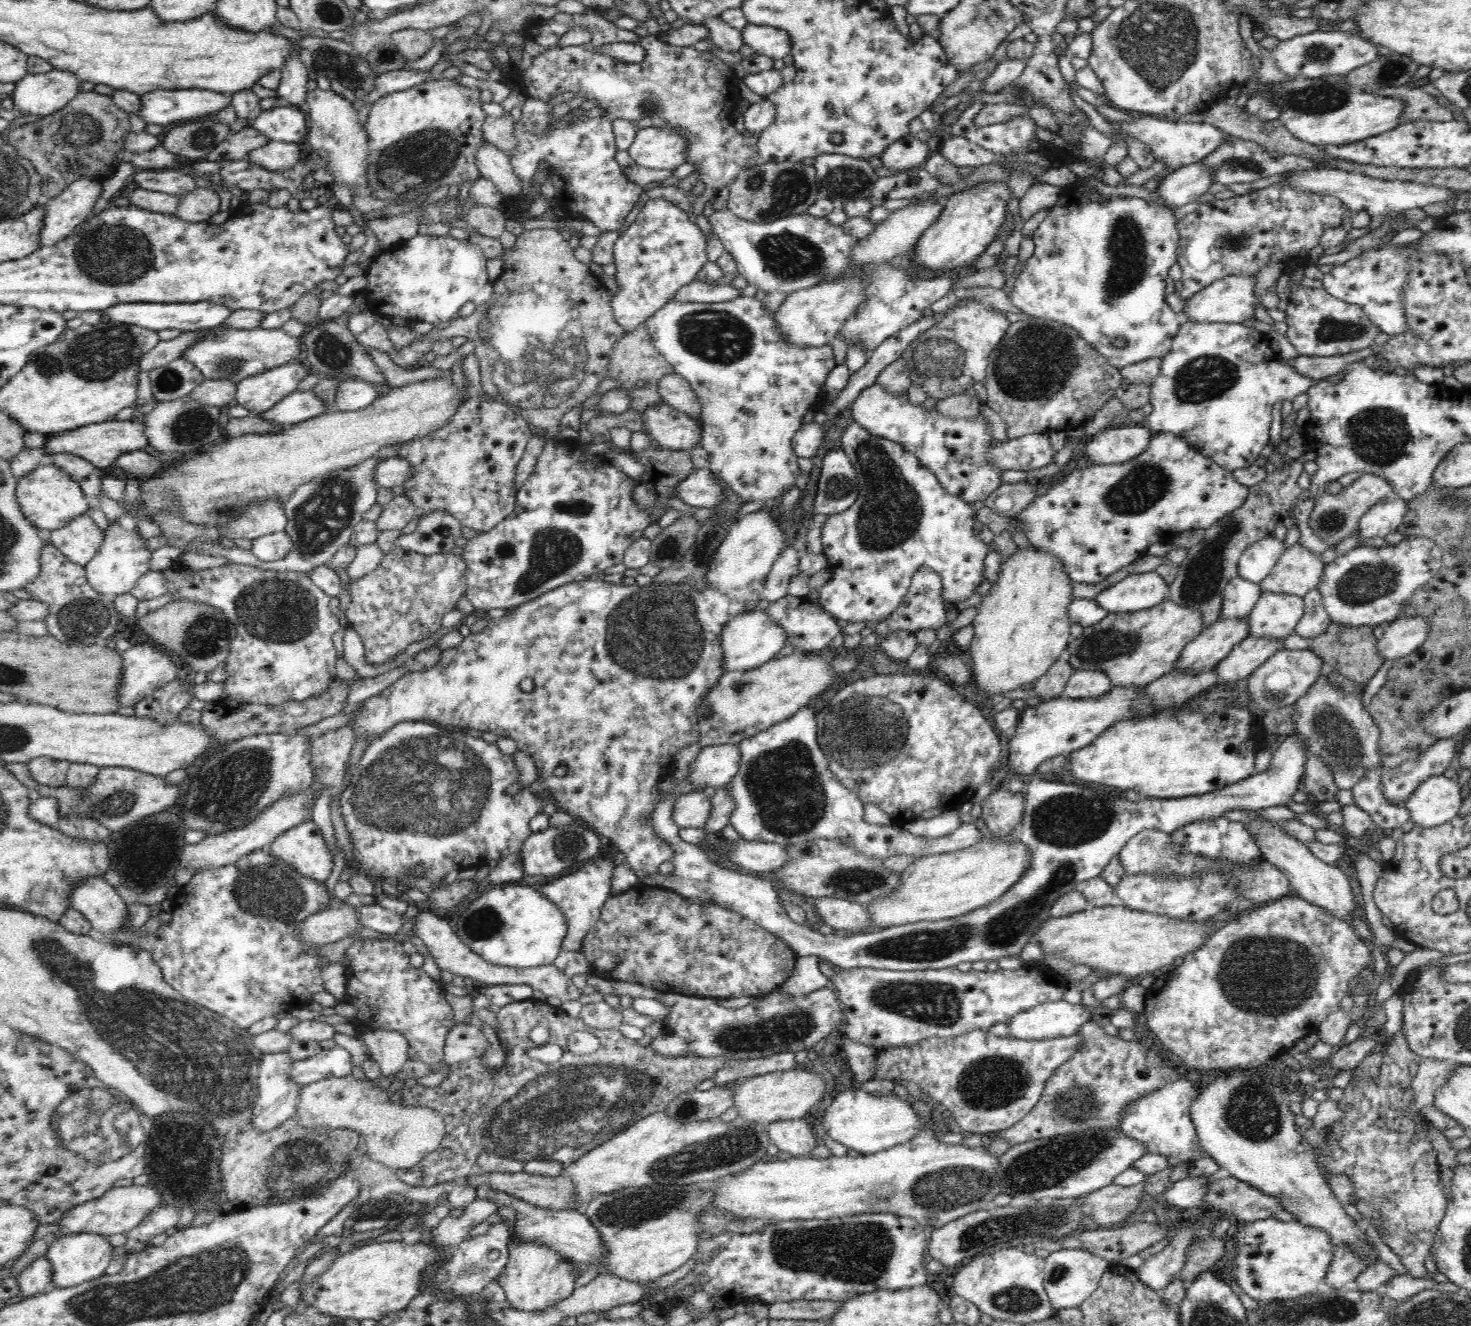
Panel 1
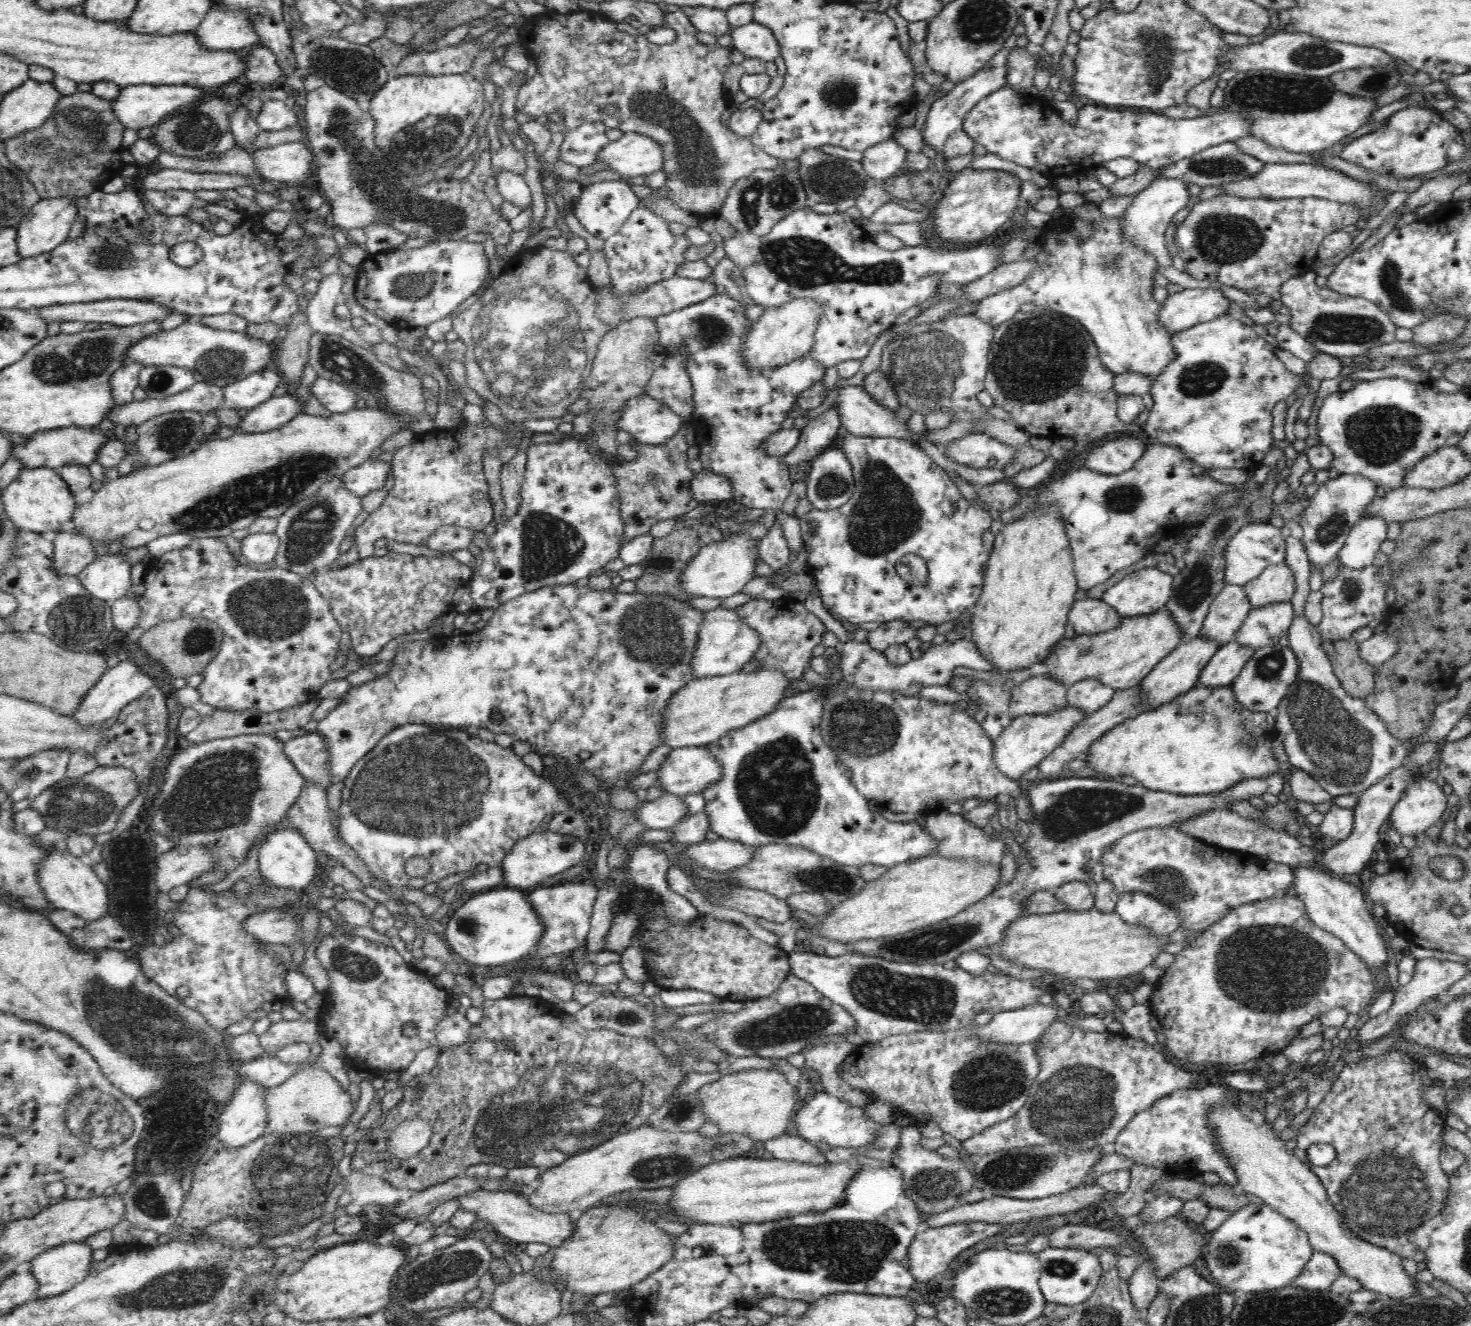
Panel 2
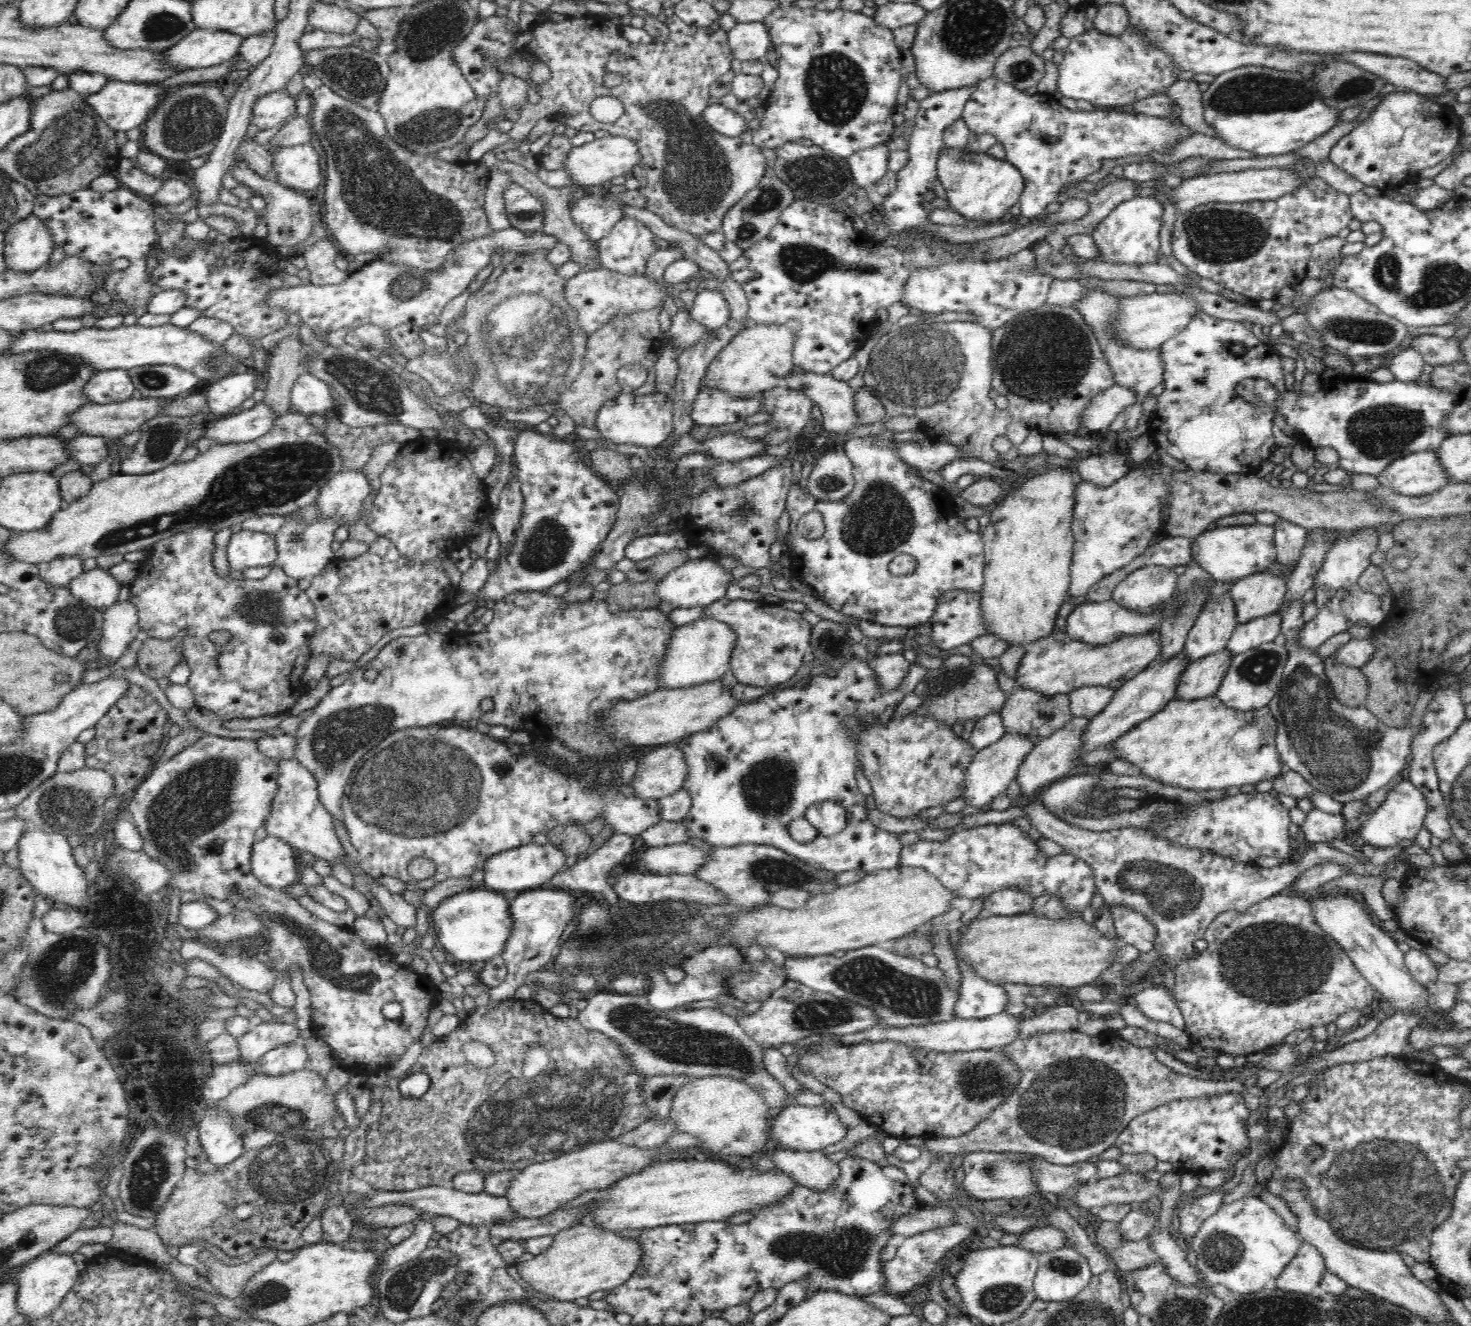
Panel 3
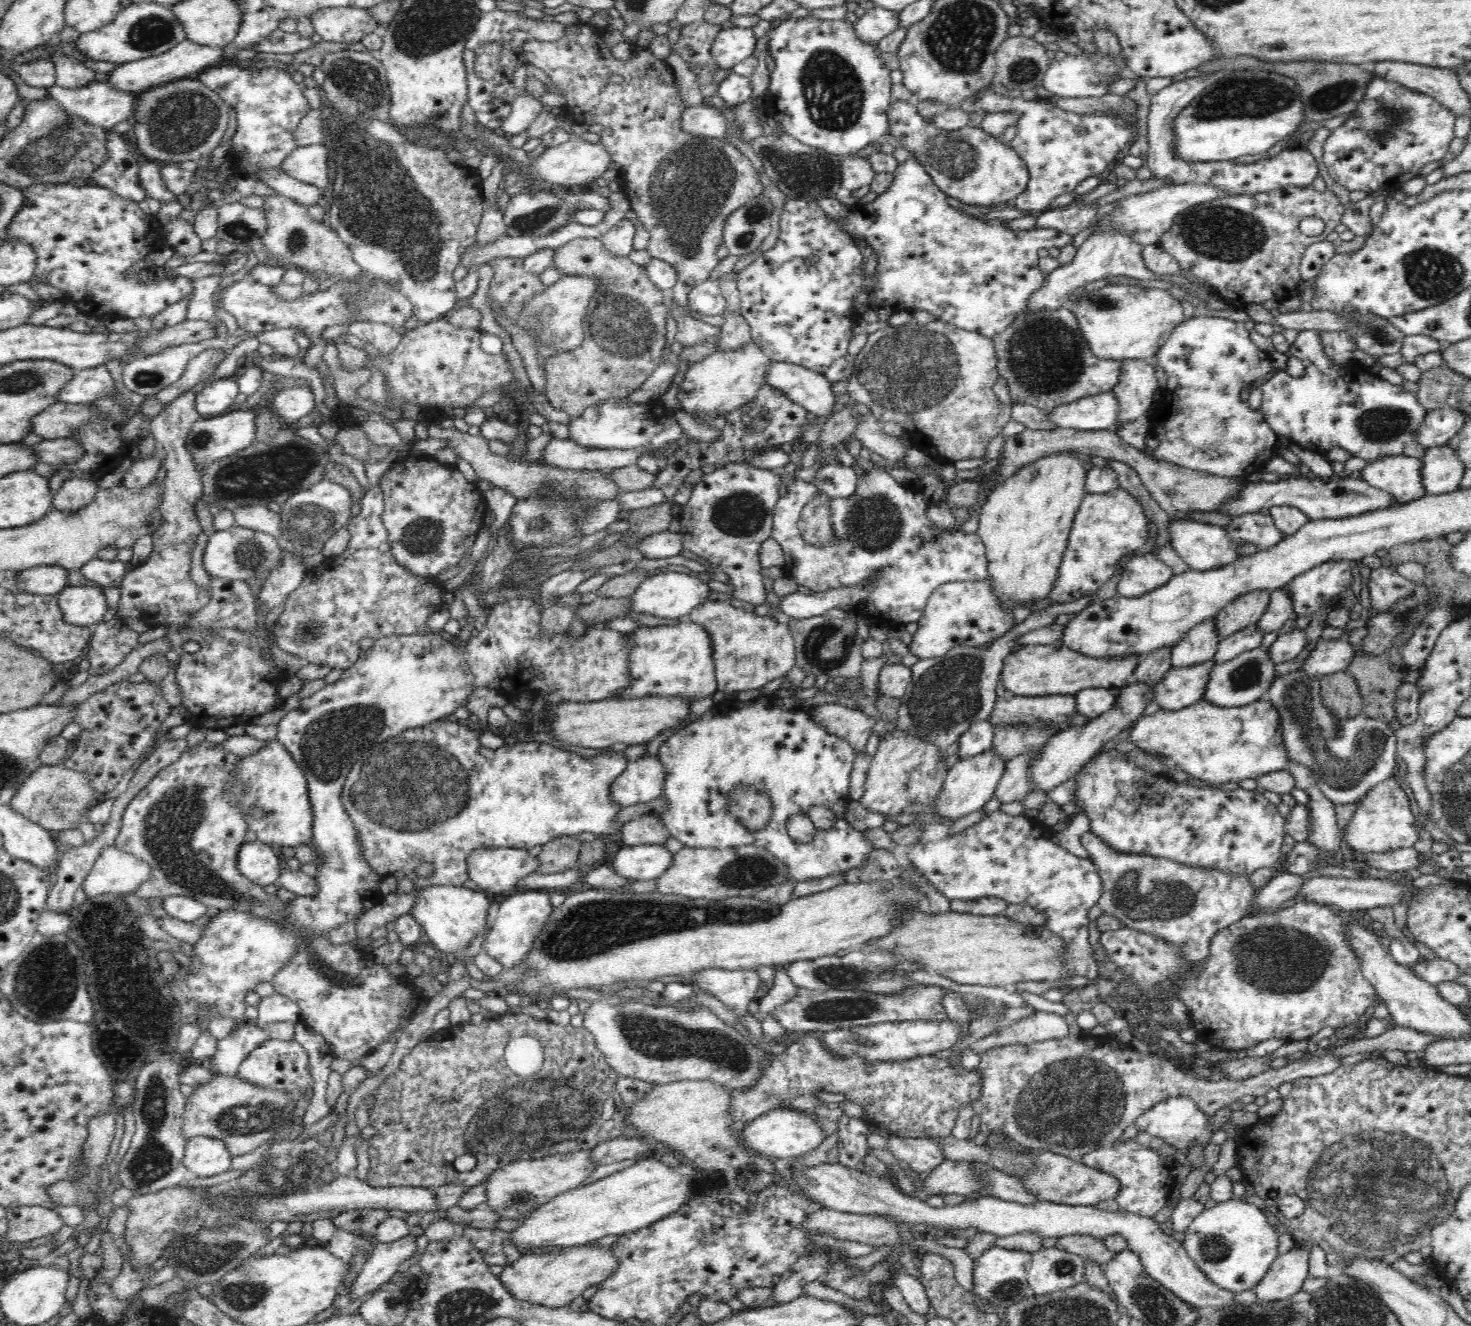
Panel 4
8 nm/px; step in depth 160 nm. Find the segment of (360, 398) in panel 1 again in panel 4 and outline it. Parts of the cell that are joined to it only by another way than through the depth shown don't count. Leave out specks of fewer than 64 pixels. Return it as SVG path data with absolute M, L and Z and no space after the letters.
M289 387L268 398L274 411L285 424L292 424L315 409L316 400L311 388Z

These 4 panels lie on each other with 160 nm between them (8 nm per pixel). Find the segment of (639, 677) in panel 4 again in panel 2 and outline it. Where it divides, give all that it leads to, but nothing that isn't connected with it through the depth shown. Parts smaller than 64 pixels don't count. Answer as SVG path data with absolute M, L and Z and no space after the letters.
M718 607L705 613L691 660L691 675L696 679L740 672L742 666L756 656L760 643L760 636L756 630L740 620L736 610Z

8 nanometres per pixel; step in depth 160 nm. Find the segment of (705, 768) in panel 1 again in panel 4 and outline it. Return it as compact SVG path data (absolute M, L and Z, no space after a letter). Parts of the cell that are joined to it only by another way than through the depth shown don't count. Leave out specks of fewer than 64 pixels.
M642 757L619 771L619 775L610 783L609 795L612 801L625 807L634 804L648 803L661 796L665 783L664 765L655 757Z

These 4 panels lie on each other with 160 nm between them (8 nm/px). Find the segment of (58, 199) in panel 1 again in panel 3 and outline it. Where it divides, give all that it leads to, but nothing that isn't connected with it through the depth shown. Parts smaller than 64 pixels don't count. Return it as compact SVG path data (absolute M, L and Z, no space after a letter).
M30 214L5 232L6 268L16 272L38 270L49 262L54 247L52 235L45 224Z

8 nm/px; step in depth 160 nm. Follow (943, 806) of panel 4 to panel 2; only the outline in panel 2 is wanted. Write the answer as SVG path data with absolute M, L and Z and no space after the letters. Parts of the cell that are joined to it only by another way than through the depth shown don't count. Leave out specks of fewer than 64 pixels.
M1074 706L1060 708L1058 712L1049 714L1032 714L1020 716L1004 729L996 740L993 740L993 757L996 768L1008 778L1018 781L1030 768L1052 754L1056 747L1061 747L1066 735L1090 712L1084 712Z

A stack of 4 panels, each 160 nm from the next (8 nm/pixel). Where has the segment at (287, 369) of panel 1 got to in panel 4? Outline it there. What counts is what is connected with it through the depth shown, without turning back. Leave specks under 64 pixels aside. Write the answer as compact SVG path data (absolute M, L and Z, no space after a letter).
M234 377L214 380L196 395L196 411L203 417L217 416L235 407L240 387Z

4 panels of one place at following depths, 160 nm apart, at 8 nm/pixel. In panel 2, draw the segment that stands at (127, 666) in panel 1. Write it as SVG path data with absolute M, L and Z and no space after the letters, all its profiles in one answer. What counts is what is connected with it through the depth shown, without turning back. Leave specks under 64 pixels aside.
M131 659L120 661L115 667L108 667L100 680L87 695L83 696L79 707L71 714L80 726L101 724L108 718L114 718L129 702L138 700L149 688L154 686L154 679L148 677Z

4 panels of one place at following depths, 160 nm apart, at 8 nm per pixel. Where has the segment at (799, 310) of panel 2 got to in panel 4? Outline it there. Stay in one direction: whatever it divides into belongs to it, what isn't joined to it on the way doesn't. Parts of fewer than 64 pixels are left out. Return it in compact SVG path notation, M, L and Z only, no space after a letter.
M752 341L736 351L716 350L711 356L694 364L684 374L678 400L688 414L726 414L755 400L764 384L768 384L768 366L774 361L762 353Z

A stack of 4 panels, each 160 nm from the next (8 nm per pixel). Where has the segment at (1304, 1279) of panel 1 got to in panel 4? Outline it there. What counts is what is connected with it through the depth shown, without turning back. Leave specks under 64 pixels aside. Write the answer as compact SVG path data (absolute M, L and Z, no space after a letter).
M1239 1198L1216 1203L1214 1207L1204 1209L1200 1214L1197 1214L1184 1231L1184 1241L1181 1243L1188 1256L1208 1277L1208 1280L1219 1288L1240 1294L1252 1290L1262 1280L1275 1258L1280 1255L1278 1254L1278 1240L1282 1238L1276 1227L1268 1223L1262 1209Z

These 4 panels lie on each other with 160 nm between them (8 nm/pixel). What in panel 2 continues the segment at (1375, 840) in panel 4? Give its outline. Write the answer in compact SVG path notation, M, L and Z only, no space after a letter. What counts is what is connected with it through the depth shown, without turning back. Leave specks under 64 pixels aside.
M1417 778L1414 782L1410 782L1405 793L1402 793L1400 802L1394 805L1392 814L1389 817L1392 829L1396 829L1396 832L1402 836L1424 834L1428 828L1441 820L1447 808L1447 800L1447 789L1442 782L1436 783L1434 779Z

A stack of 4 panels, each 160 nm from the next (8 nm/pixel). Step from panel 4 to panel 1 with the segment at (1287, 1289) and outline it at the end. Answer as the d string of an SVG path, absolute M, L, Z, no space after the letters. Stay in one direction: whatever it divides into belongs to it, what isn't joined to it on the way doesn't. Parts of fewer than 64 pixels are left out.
M1340 1244L1340 1246L1336 1246L1333 1250L1333 1257L1332 1257L1332 1260L1330 1261L1330 1264L1328 1265L1328 1268L1327 1268L1327 1271L1326 1271L1326 1276L1324 1277L1324 1283L1326 1283L1327 1285L1330 1285L1332 1286L1334 1289L1343 1289L1345 1287L1349 1287L1353 1282L1354 1280L1356 1279L1356 1277L1368 1266L1370 1266L1369 1262L1367 1262L1367 1258L1365 1258L1364 1256L1364 1259L1366 1259L1366 1262L1363 1262L1363 1260L1361 1259L1361 1256L1356 1256L1355 1255L1355 1252L1349 1252L1349 1249L1347 1248L1347 1246L1345 1246L1345 1244Z

